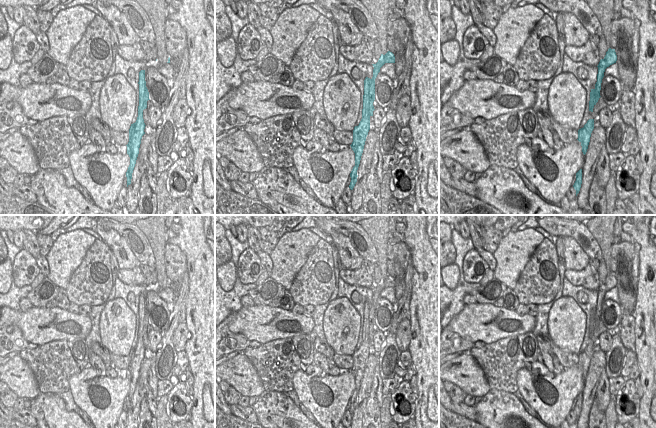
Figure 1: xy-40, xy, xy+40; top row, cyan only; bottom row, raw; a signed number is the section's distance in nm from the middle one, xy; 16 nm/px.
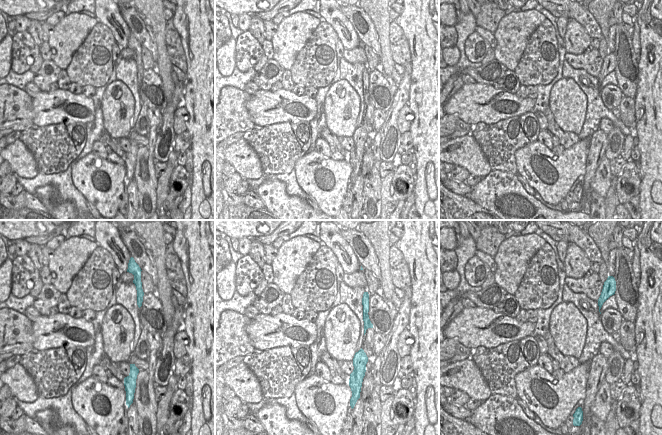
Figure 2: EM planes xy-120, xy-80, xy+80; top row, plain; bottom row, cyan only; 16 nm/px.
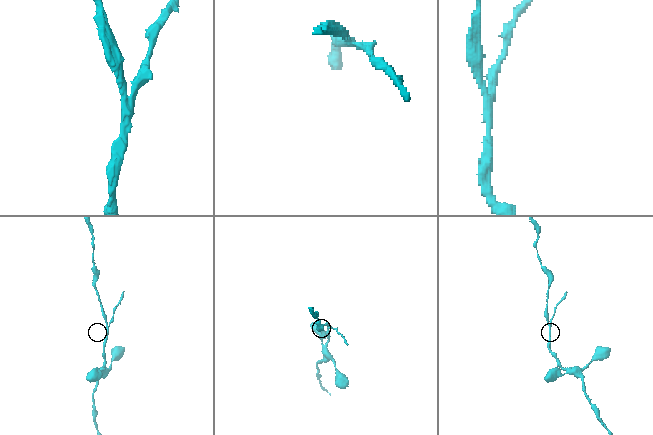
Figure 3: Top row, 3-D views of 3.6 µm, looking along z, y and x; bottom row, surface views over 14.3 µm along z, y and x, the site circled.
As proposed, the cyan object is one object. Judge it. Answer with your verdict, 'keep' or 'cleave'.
cleave

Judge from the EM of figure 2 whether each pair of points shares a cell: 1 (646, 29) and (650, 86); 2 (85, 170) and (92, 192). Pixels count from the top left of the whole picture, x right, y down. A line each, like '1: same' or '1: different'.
1: same
2: same

